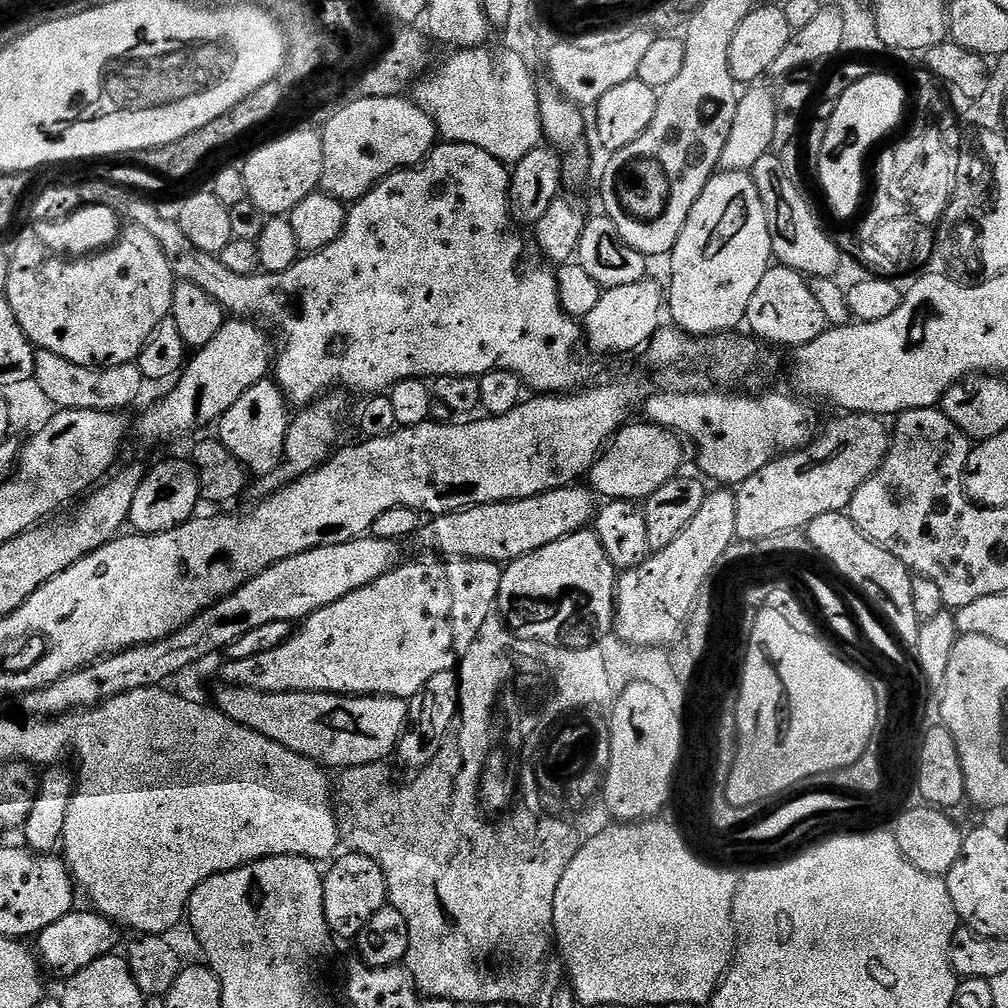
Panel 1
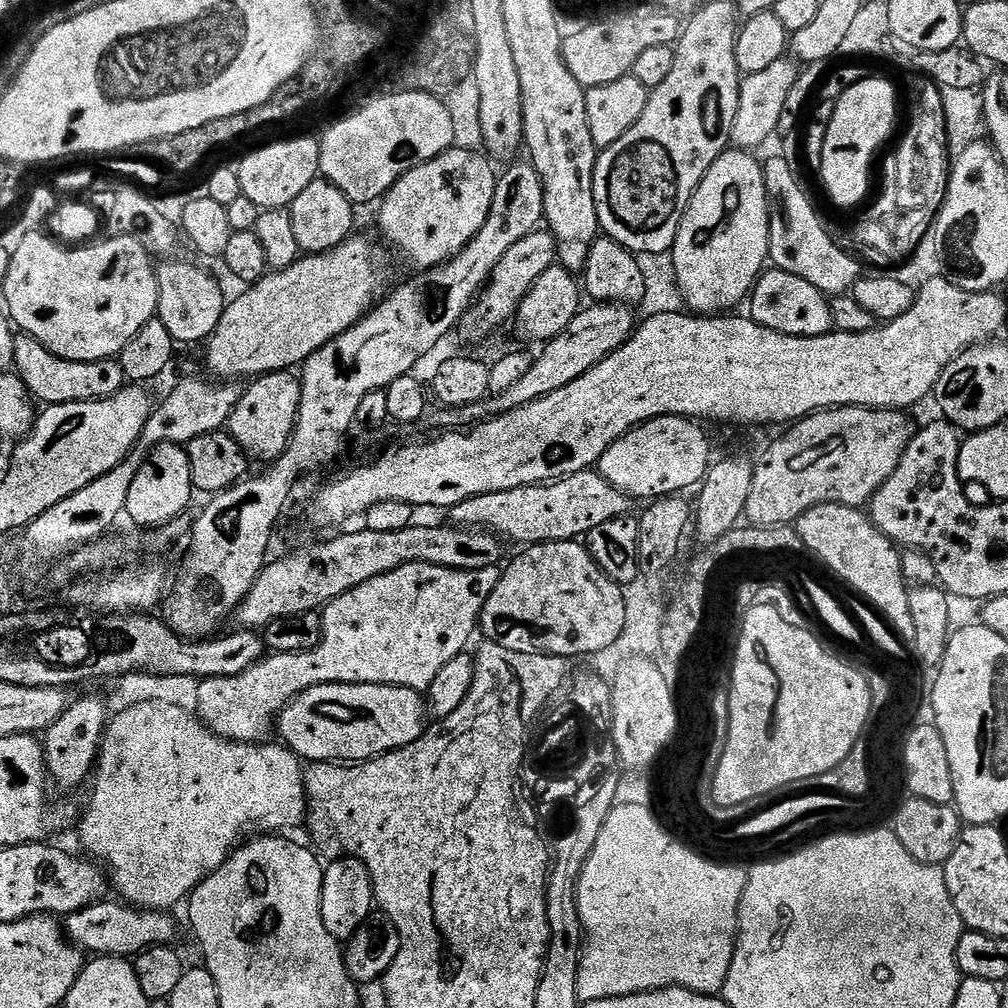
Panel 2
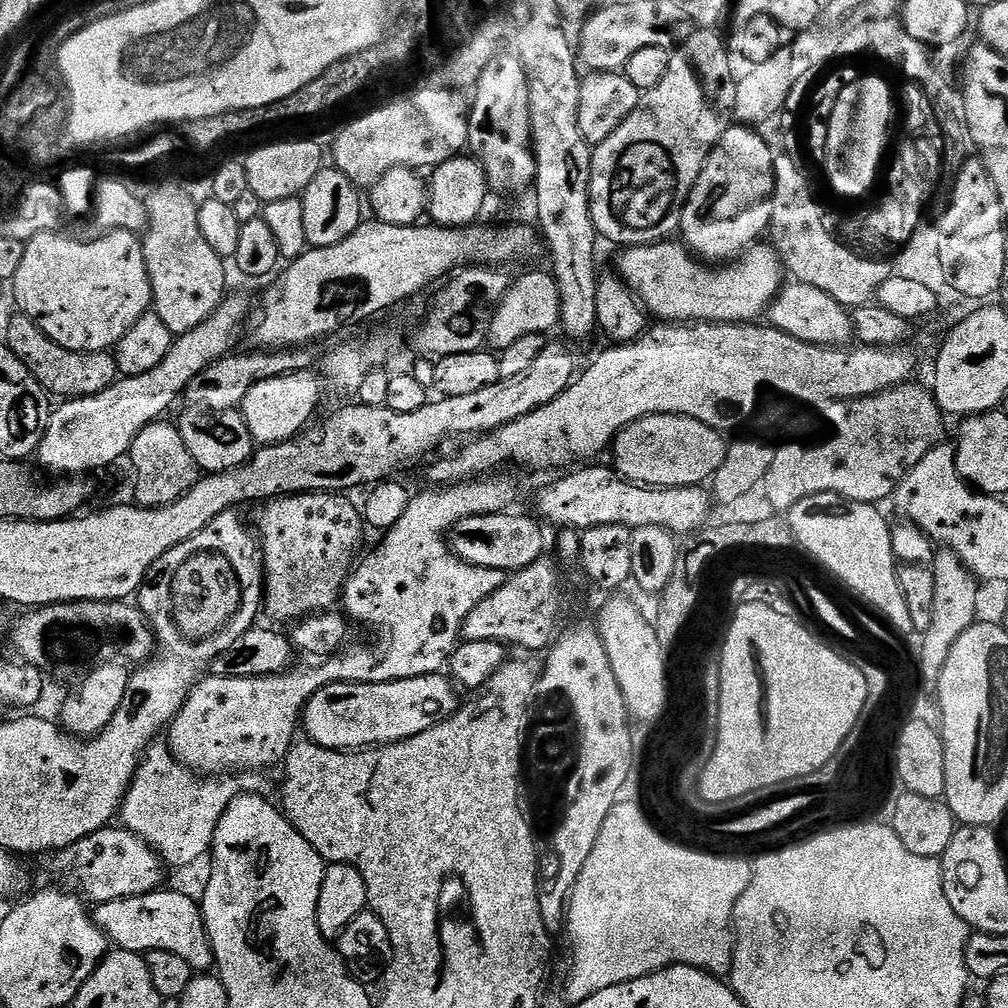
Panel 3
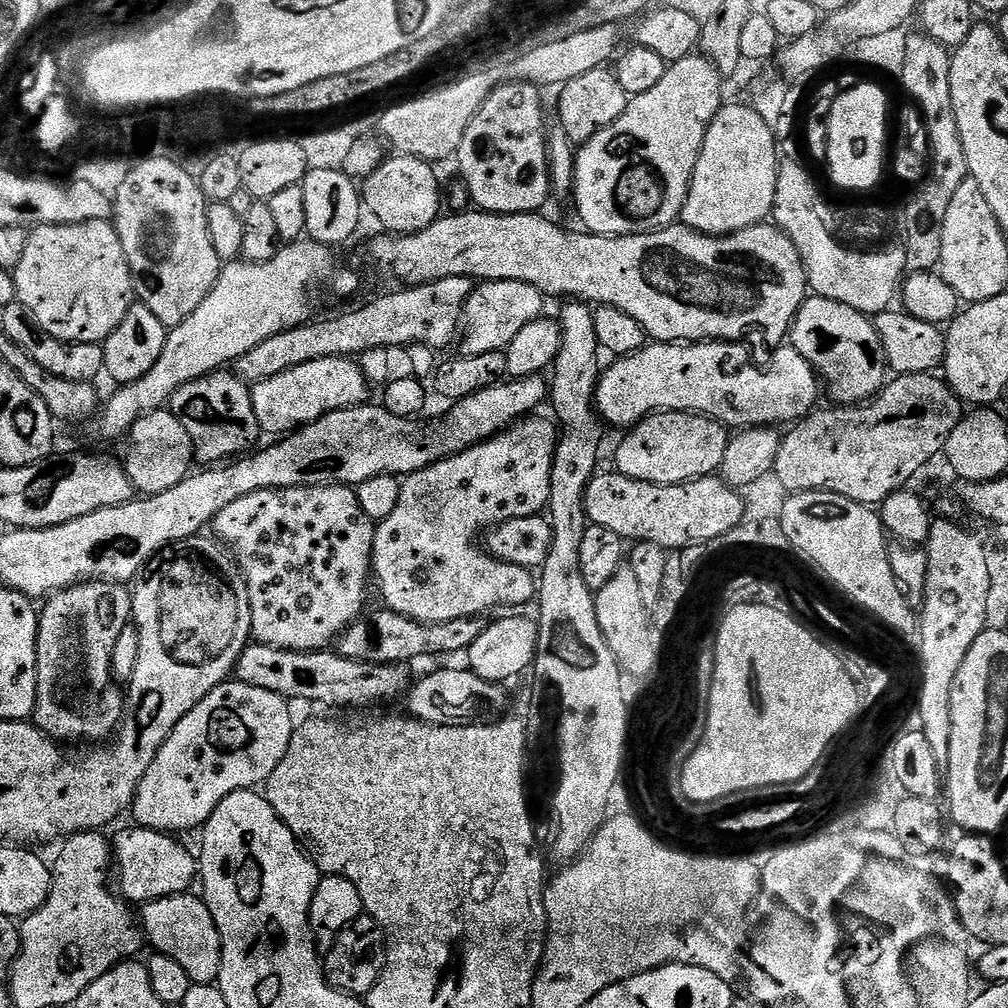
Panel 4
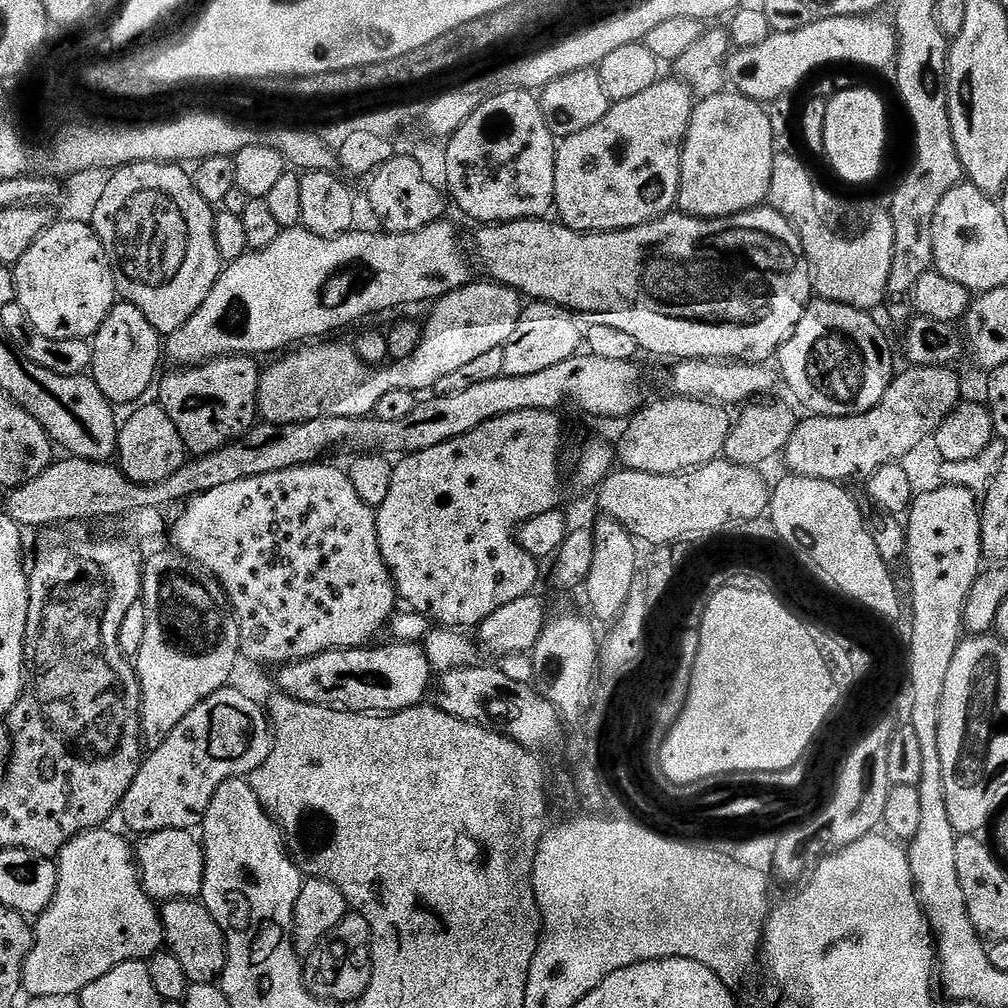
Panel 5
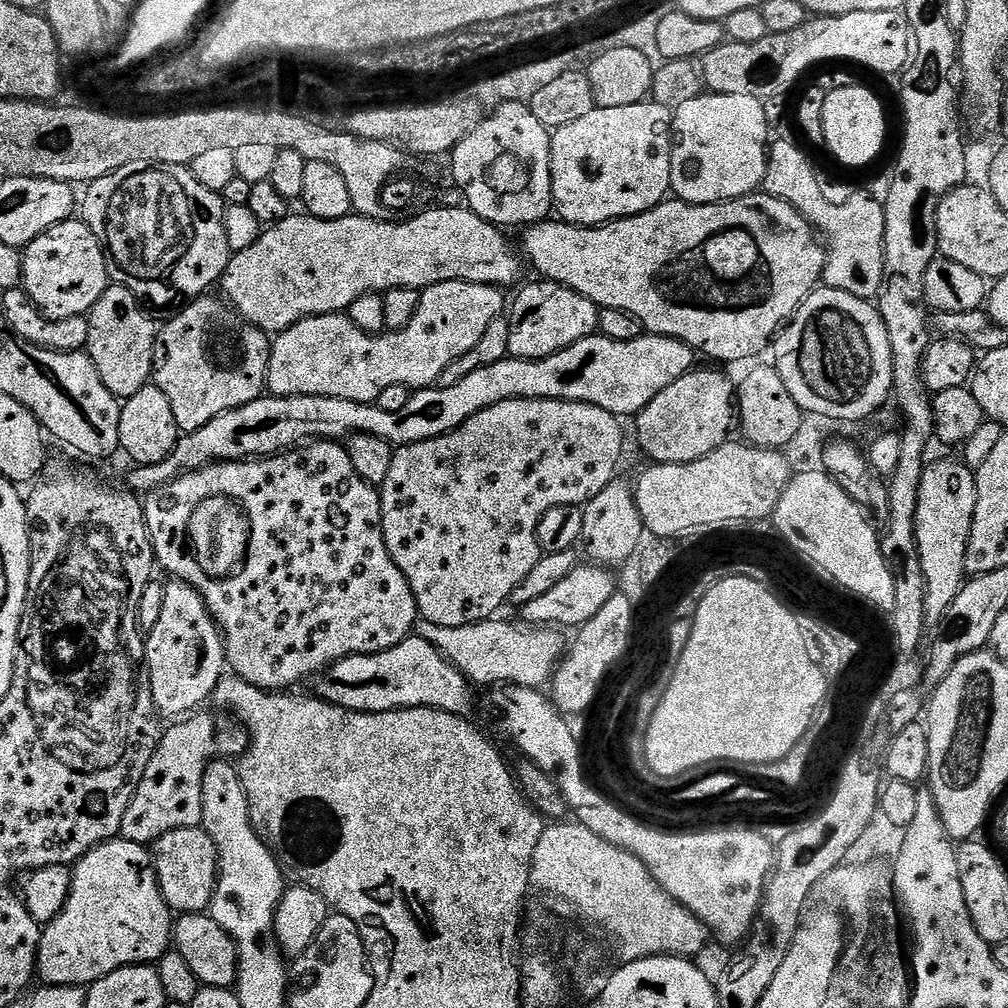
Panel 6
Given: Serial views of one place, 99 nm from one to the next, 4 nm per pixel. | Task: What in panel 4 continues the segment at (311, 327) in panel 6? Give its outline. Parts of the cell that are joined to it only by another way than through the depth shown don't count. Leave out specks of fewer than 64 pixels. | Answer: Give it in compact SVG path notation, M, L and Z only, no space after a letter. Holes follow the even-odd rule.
M486 280L477 283L462 311L463 355L486 354L507 349L509 342L531 320L541 319L546 297L534 286L521 280ZM335 356L334 358L318 358L314 362L302 362L302 366L294 366L282 374L274 374L274 378L257 380L251 385L251 390L254 414L258 418L261 429L265 433L287 434L305 424L314 423L327 412L336 412L340 408L353 408L356 404L365 403L369 399L370 385L364 379L359 363L355 359Z

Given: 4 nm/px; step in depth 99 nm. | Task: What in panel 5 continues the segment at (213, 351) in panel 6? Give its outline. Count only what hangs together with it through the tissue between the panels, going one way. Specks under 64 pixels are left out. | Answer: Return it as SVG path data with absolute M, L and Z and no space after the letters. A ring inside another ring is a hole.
M248 354L220 355L195 366L185 367L183 370L172 370L176 372L170 373L164 381L162 381L163 379L159 381L161 384L158 403L161 408L166 410L166 414L174 422L178 434L184 439L185 449L196 454L212 451L233 439L241 429L251 425L257 419L256 395L260 389L262 368L252 360L255 359Z

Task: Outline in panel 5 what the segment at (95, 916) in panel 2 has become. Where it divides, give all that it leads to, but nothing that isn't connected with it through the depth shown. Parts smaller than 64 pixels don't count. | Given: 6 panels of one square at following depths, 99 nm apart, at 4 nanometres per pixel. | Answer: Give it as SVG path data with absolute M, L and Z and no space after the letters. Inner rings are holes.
M195 899L167 901L160 913L160 921L164 924L167 951L172 952L182 965L182 970L186 970L189 985L216 984L224 975L228 951L218 922L214 922L203 903Z

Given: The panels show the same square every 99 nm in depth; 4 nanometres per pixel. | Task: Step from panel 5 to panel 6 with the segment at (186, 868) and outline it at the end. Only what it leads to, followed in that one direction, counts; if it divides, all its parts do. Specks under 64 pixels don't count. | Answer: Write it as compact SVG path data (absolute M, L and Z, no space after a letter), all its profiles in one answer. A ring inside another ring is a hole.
M203 827L170 830L170 834L162 834L162 838L158 838L156 843L151 845L150 851L152 865L156 867L156 877L160 883L160 889L173 913L207 913L212 902L212 895L216 893L216 877L220 871L220 859L210 834L204 831Z

